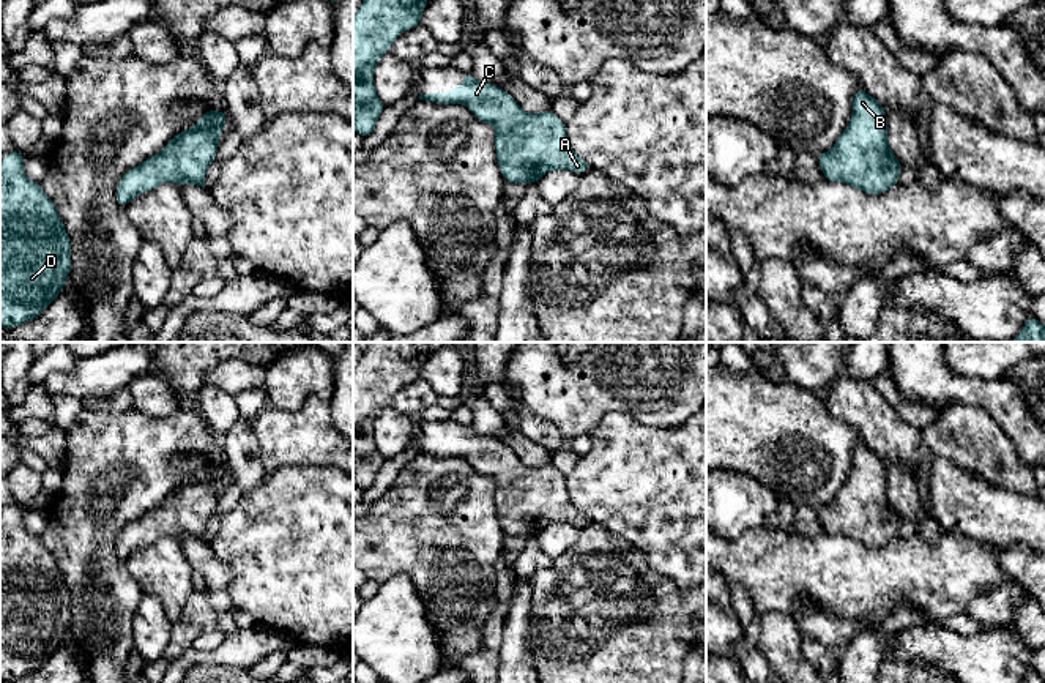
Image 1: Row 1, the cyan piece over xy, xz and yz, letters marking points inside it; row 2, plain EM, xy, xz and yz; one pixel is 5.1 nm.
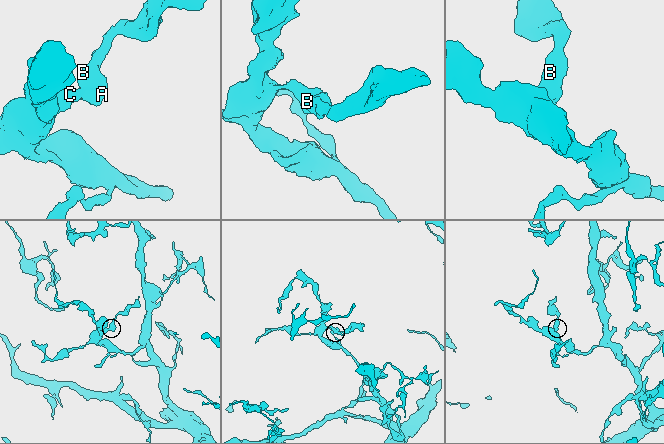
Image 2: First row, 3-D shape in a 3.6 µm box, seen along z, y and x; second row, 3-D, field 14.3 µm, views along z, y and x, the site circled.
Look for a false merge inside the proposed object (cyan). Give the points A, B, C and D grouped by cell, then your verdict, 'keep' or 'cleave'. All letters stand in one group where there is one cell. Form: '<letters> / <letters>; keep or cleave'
A B C D; keep

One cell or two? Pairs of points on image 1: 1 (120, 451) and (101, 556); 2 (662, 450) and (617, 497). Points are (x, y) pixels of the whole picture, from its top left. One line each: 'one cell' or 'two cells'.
1: one cell
2: one cell

